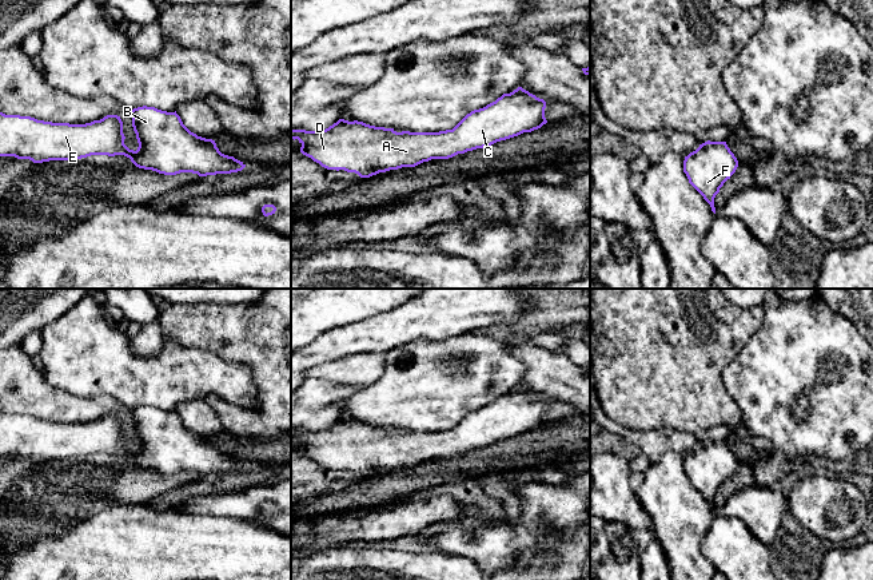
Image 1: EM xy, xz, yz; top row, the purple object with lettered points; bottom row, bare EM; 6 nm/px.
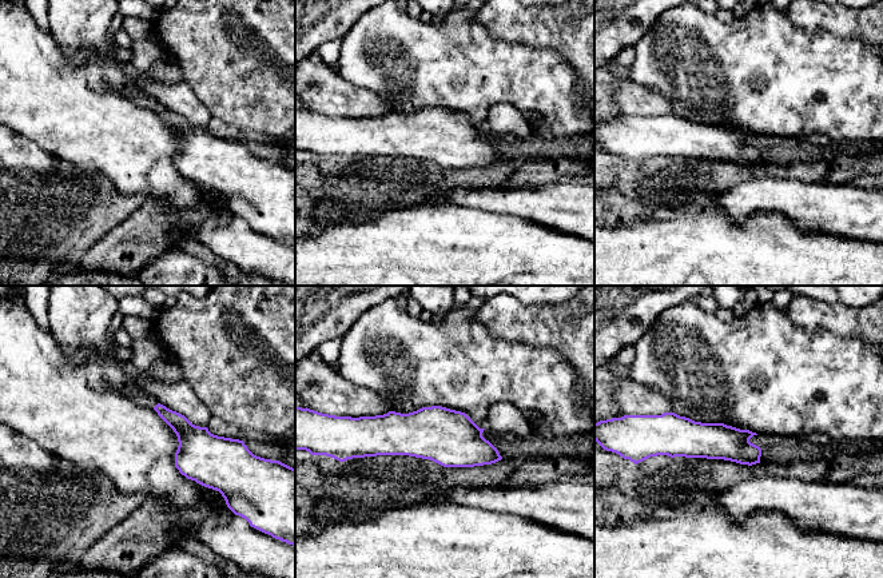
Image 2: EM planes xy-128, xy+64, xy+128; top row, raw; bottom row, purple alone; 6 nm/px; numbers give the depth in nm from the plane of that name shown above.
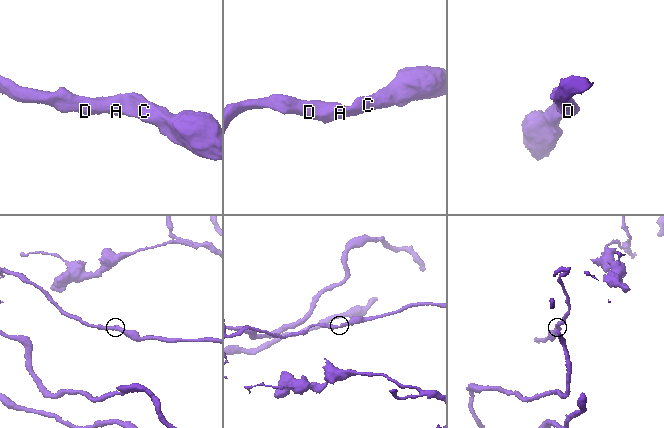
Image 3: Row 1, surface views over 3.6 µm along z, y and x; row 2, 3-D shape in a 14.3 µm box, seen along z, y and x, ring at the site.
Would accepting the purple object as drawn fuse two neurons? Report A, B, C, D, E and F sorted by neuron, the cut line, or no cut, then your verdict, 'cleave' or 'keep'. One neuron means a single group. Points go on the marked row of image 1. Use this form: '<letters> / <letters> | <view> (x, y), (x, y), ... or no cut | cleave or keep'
A B C D E F | no cut | keep

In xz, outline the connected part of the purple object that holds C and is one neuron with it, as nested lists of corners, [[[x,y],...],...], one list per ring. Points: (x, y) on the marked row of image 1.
[[[518,87],[471,111],[453,130],[396,132],[394,128],[339,119],[320,131],[291,130],[291,139],[299,140],[303,155],[327,170],[370,178],[431,159],[449,159],[531,132],[547,123],[545,108],[543,99]]]

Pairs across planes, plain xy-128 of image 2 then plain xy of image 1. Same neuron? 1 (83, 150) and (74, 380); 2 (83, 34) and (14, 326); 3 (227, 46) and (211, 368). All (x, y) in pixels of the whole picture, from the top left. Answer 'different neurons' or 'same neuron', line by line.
1: different neurons
2: different neurons
3: different neurons

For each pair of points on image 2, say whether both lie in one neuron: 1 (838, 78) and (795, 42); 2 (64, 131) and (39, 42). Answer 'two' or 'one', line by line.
1: one
2: one

